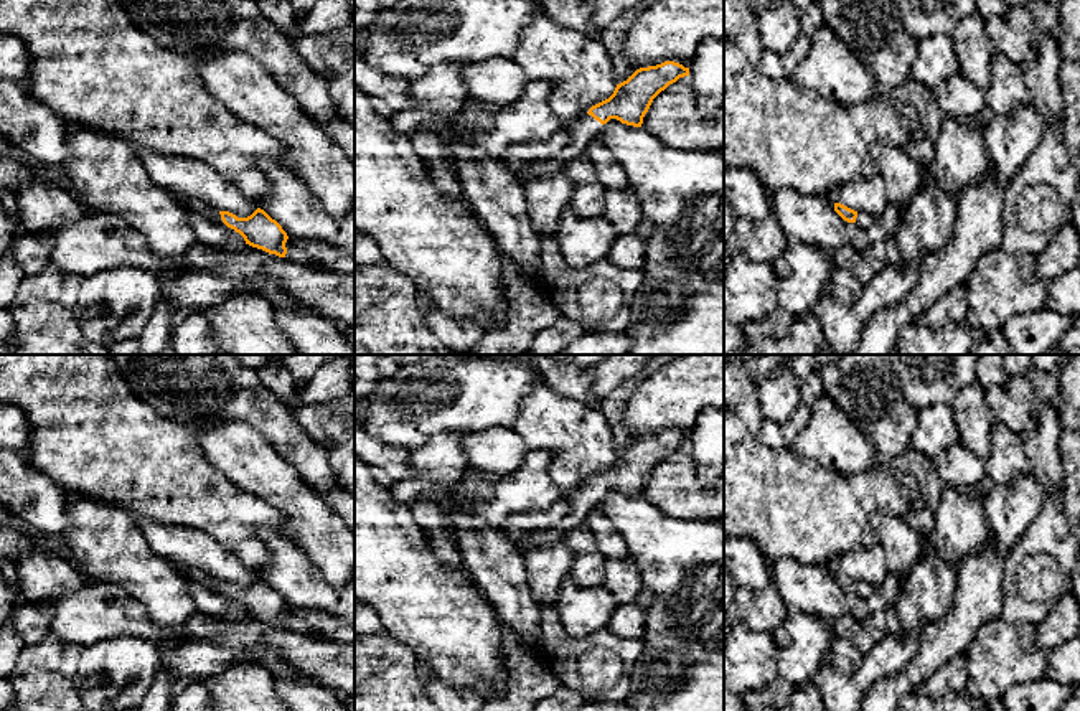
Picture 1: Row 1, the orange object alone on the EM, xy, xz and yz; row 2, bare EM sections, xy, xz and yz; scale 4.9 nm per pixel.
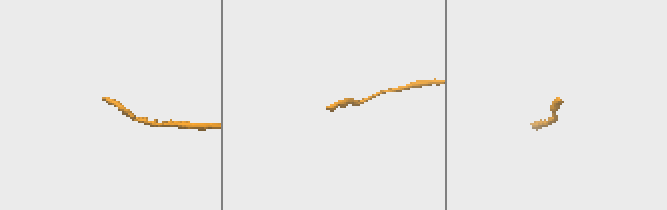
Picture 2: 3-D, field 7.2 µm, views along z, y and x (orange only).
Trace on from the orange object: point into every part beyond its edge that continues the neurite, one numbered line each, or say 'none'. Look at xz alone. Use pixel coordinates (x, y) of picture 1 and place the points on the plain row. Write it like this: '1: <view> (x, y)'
1: xz (581, 500)

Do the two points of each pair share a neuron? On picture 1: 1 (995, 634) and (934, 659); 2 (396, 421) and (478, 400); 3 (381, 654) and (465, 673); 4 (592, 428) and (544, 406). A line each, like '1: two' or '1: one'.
1: two
2: one
3: two
4: one

